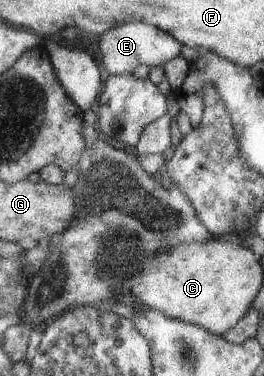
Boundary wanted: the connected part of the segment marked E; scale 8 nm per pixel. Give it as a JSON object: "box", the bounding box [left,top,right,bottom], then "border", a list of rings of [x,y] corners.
{"box":[99,24,181,74],"border":[[[123,24],[123,26],[115,26],[109,32],[105,32],[101,36],[101,44],[99,44],[100,53],[102,54],[102,63],[107,70],[107,74],[131,74],[133,68],[145,64],[149,68],[153,66],[163,66],[168,60],[179,56],[181,44],[177,40],[173,40],[169,34],[161,32],[159,28],[147,26],[147,24]]]}

